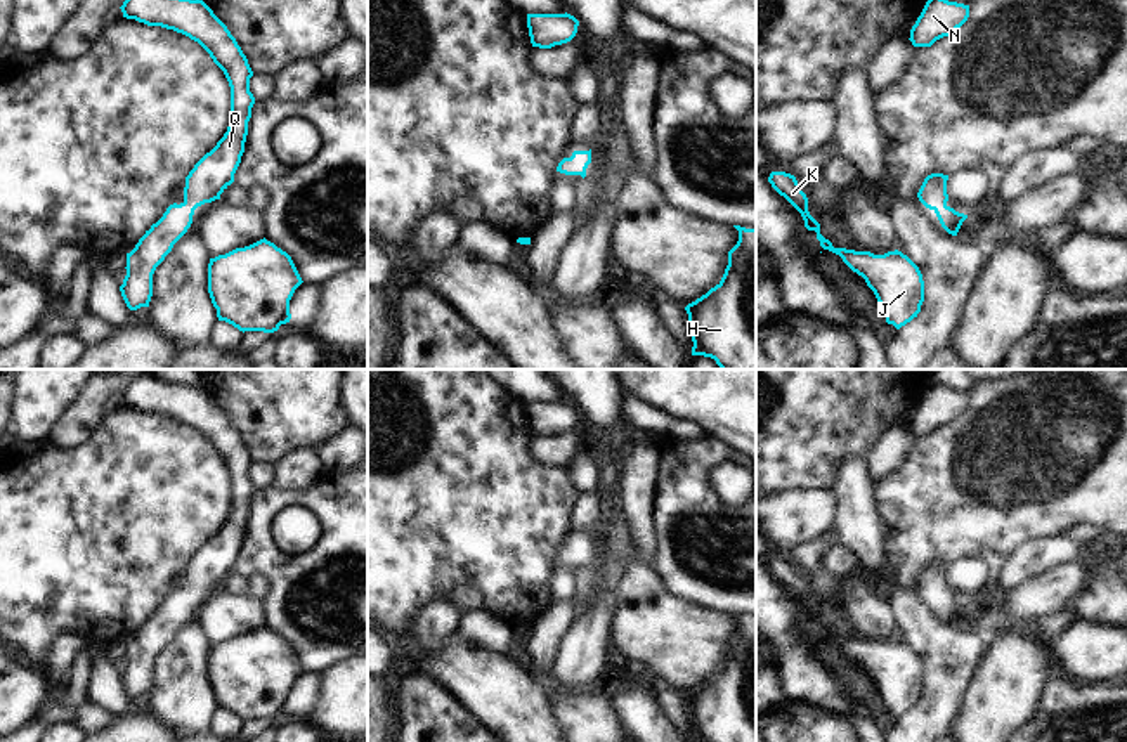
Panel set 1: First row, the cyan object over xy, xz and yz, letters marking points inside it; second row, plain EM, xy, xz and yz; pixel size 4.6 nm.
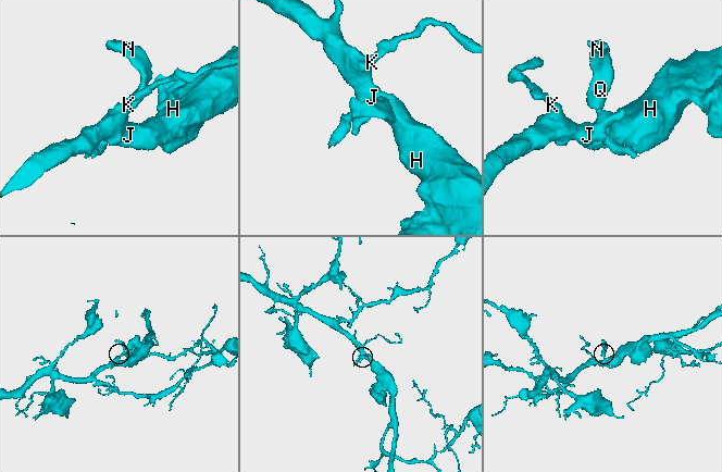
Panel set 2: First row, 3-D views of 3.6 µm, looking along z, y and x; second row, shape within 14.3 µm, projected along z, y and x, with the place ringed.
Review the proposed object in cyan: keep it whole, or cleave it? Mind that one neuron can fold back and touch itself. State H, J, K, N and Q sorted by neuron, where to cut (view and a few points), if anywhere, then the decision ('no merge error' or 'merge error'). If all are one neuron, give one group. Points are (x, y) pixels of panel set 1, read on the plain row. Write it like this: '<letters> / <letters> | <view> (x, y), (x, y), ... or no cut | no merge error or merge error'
H J K N Q | no cut | no merge error

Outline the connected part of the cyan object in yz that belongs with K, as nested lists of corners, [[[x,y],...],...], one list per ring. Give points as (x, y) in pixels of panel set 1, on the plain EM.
[[[772,560],[768,570],[801,602],[805,615],[817,621],[820,635],[839,643],[853,661],[865,667],[883,695],[888,713],[900,718],[917,706],[924,690],[924,669],[919,655],[907,643],[898,638],[874,643],[870,640],[834,636],[820,622],[820,612],[810,603],[808,586],[796,565],[785,560]]]

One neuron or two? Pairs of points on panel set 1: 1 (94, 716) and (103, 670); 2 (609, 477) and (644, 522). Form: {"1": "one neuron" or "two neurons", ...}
{"1": "two neurons", "2": "two neurons"}

